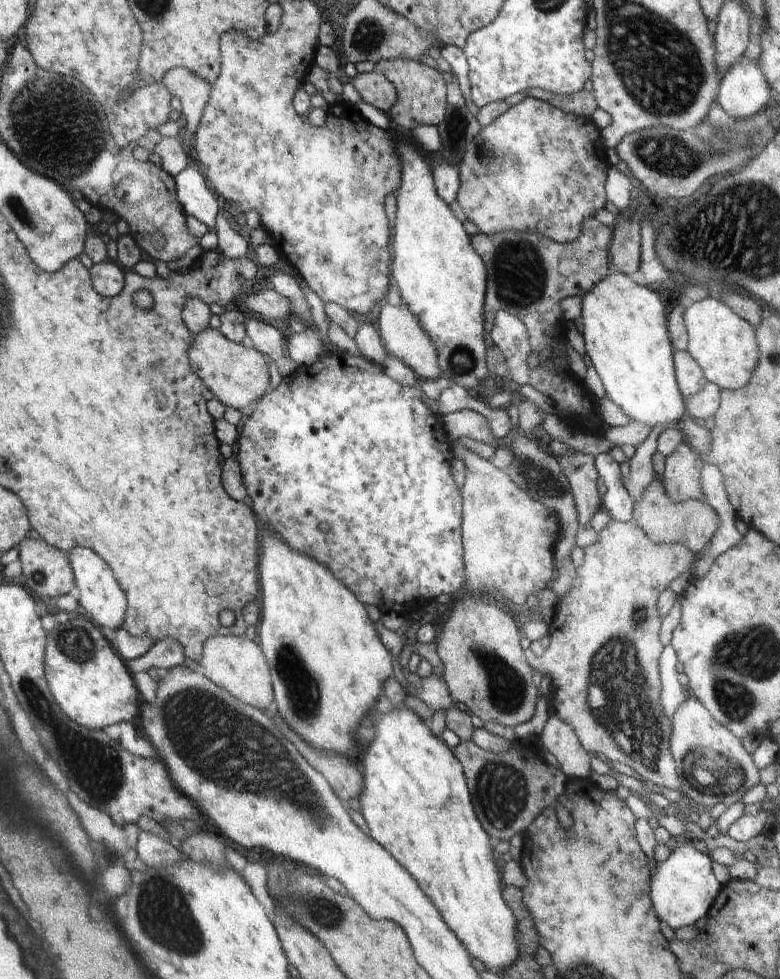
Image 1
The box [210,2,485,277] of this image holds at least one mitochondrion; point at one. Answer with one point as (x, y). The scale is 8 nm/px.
(371, 36)

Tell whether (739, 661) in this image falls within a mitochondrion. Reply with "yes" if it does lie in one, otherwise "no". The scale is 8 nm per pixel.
yes

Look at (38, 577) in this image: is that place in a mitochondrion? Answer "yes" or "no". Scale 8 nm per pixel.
yes

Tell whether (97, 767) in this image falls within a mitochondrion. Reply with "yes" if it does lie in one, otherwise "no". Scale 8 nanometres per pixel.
yes

